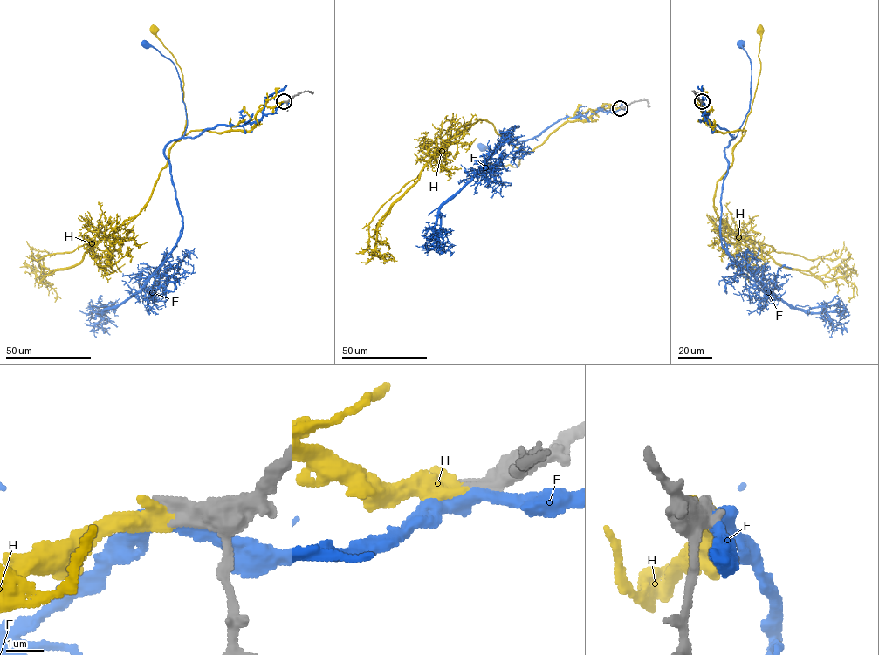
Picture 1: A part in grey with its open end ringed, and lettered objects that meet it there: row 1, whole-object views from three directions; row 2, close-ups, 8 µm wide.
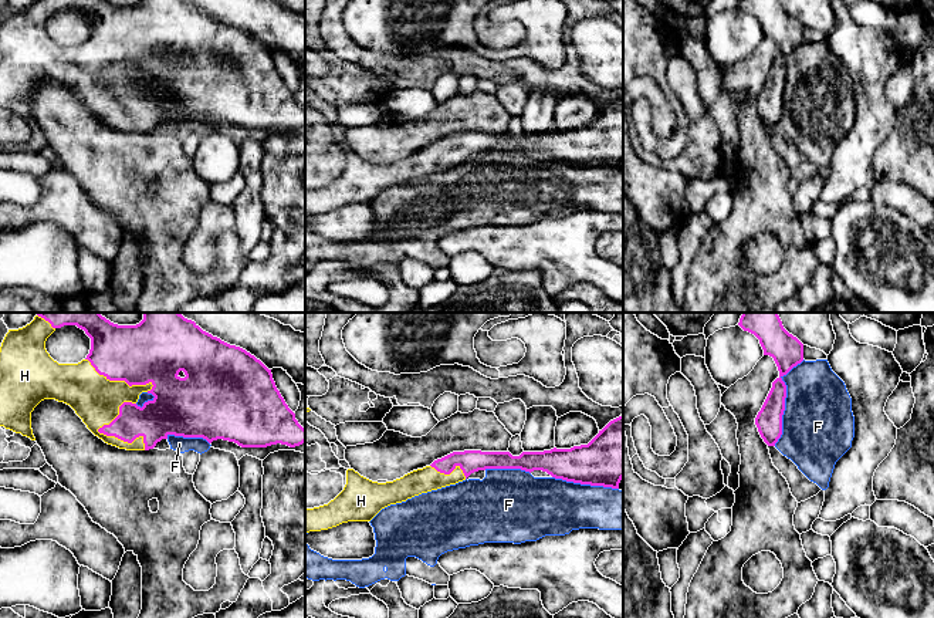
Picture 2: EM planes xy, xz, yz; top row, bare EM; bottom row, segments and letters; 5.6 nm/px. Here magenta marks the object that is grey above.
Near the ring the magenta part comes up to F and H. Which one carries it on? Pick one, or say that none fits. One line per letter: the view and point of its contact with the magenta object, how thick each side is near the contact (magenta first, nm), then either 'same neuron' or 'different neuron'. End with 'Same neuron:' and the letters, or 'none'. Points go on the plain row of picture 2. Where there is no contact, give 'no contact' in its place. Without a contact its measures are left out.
F: meets magenta in yz at (784, 83); 150 nm thick on the magenta side, 420 nm on the other; different neuron
H: meets magenta in xy at (110, 117); 200 nm thick on the magenta side, 280 nm on the other; same neuron
Same neuron: H

